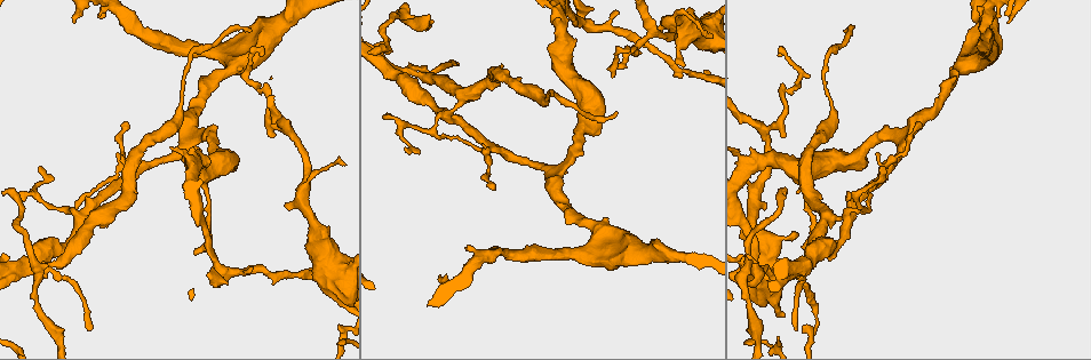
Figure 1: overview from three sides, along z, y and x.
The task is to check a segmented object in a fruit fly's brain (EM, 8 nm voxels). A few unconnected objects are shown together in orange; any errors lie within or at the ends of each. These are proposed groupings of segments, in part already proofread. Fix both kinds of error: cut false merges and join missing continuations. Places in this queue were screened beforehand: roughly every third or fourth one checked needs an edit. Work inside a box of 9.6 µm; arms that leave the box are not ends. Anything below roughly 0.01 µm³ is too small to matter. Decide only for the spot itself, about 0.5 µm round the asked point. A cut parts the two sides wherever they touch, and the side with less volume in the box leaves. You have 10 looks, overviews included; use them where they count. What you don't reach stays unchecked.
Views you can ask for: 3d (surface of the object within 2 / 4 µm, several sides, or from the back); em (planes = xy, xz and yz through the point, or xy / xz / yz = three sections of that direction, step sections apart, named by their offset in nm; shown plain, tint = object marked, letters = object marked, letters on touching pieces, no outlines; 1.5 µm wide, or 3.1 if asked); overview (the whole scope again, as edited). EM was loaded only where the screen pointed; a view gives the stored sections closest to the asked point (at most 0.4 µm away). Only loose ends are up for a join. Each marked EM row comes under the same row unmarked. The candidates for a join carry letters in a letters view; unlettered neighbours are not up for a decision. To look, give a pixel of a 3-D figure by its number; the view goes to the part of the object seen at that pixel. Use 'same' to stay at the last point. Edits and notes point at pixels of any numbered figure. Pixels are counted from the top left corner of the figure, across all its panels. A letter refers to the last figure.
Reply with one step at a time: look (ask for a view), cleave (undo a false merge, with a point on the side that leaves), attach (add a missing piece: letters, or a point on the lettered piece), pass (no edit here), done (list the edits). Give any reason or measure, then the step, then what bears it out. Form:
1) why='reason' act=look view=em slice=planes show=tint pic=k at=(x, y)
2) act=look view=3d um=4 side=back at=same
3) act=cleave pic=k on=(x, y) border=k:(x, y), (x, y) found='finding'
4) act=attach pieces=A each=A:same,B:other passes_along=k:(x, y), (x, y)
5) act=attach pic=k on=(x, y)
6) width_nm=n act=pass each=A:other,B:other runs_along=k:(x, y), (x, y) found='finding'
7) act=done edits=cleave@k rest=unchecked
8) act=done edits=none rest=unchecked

why='thin end' act=look view=em slice=xz step=4 show=letters pic=1 at=(920, 127)

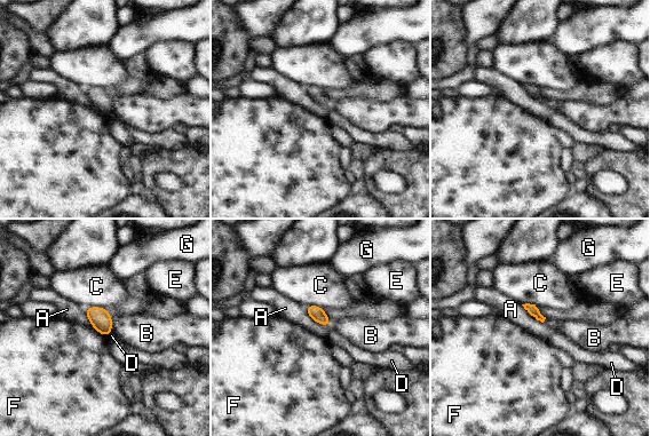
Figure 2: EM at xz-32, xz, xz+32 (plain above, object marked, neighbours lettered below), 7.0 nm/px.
act=pass each=A:other,B:other,C:other,D:other,E:other,F:other,G:other found='none of them fits'

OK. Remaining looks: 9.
why='side arm on a straight run' act=look view=3d um=2 pic=1 at=(109, 209)

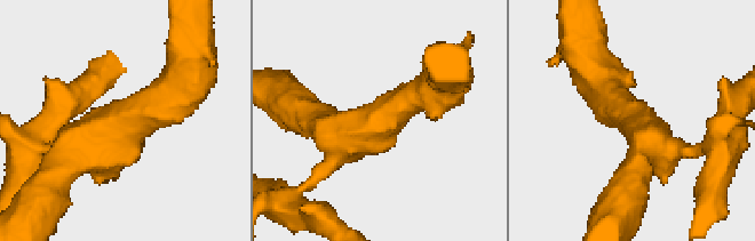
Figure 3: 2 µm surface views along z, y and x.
act=look view=em slice=planes show=letters pic=3 at=(384, 120)

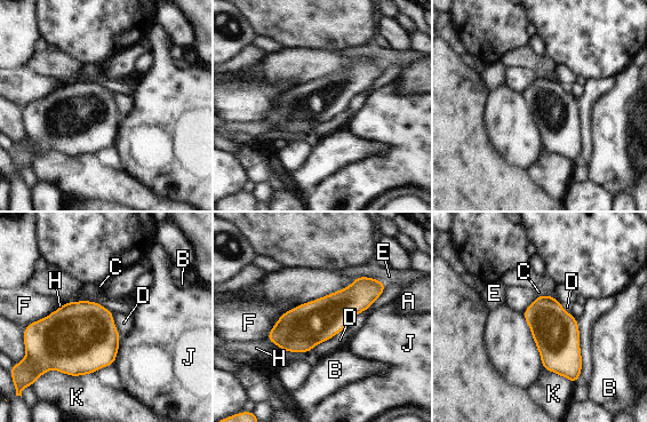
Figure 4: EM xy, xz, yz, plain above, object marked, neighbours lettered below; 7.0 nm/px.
act=pass each=A:other,B:other,C:other,D:other,E:other,F:other,H:other,J:other,K:other found='all the same cell'

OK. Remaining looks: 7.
why='branch stops here' act=look view=em slice=planes show=letters pic=1 at=(684, 66)

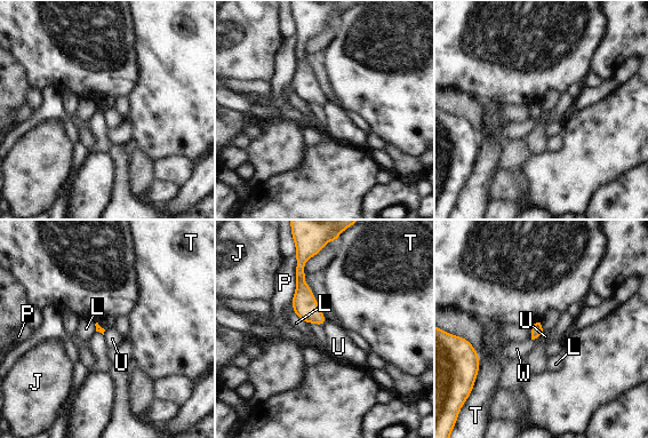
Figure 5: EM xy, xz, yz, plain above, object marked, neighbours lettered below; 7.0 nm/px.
act=pass each=J:other,L:other,P:other,T:other,U:other,W:other border=5:(543, 331), (532, 340) found='none of them fits'

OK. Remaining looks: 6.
why='an open end' act=look view=em slice=planes show=letters pic=1 at=(90, 329)

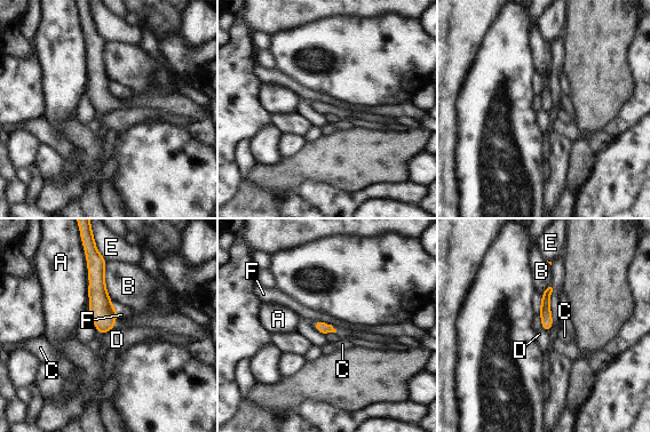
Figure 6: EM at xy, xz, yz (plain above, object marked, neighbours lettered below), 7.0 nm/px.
act=pass each=A:other,B:other,C:other,D:other,E:other,F:other border=6:(115, 328), (97, 335) found='none of them fits'

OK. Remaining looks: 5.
act=done edits=none rest=unchecked

